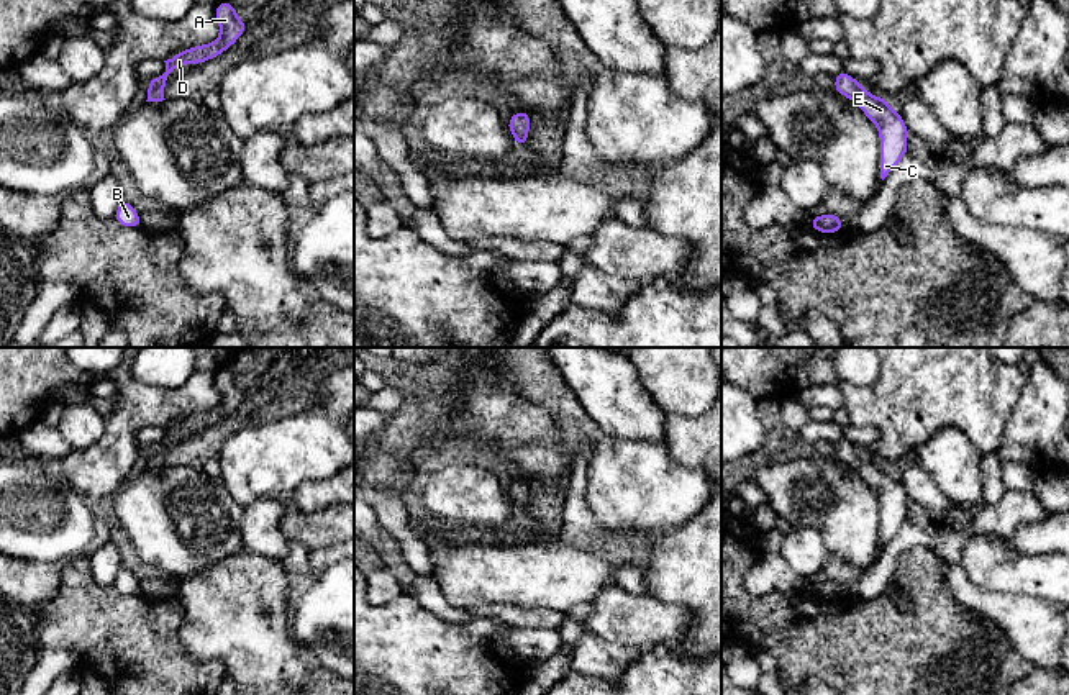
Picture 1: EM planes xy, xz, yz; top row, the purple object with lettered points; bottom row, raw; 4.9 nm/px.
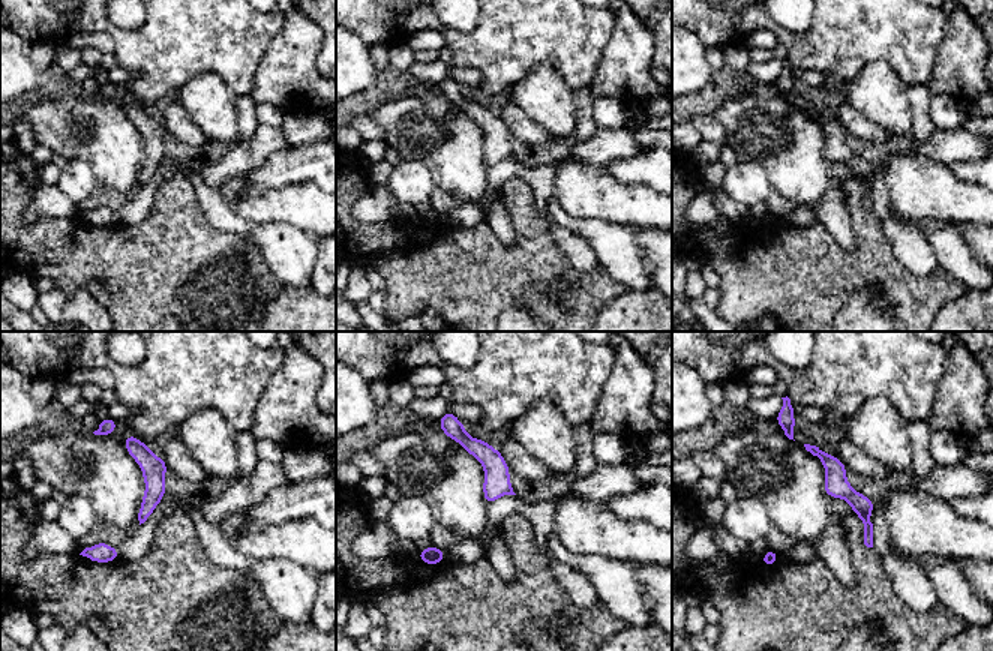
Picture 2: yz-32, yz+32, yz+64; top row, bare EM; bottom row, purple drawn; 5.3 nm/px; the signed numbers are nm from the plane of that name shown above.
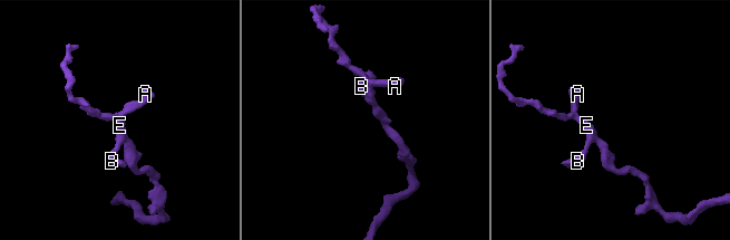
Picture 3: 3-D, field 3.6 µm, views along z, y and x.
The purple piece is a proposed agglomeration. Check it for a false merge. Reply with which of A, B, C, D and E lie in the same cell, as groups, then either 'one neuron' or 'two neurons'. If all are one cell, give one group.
A B C D E | one neuron

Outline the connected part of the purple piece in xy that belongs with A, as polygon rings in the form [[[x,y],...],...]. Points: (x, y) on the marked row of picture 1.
[[[221,2],[215,8],[215,20],[220,25],[220,38],[208,43],[193,46],[189,49],[182,49],[179,54],[172,56],[166,62],[166,72],[162,75],[152,77],[148,80],[148,100],[146,102],[162,102],[164,98],[164,87],[167,75],[182,67],[184,64],[202,64],[205,61],[218,57],[228,48],[231,48],[239,36],[246,31],[248,23],[238,18],[238,10],[228,2]]]

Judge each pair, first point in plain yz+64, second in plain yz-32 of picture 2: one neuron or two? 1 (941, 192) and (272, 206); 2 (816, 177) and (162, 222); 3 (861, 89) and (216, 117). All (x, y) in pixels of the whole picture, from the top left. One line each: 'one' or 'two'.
1: one
2: two
3: one

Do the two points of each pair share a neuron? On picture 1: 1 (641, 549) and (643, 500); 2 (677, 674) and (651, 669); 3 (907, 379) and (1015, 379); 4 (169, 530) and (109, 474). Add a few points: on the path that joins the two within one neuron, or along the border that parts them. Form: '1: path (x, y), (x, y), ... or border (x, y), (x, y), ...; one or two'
1: border (604, 528), (610, 531), (641, 530), (659, 538); two
2: path (671, 674), (658, 674); one
3: path (933, 379), (989, 379); one
4: border (128, 477), (109, 497); two

